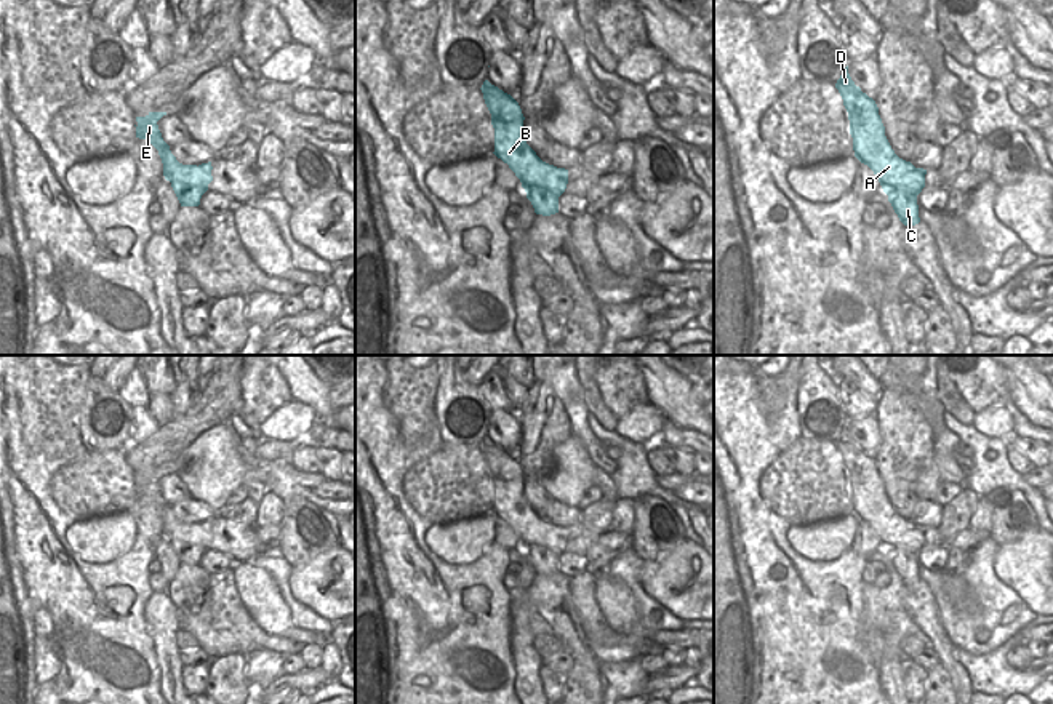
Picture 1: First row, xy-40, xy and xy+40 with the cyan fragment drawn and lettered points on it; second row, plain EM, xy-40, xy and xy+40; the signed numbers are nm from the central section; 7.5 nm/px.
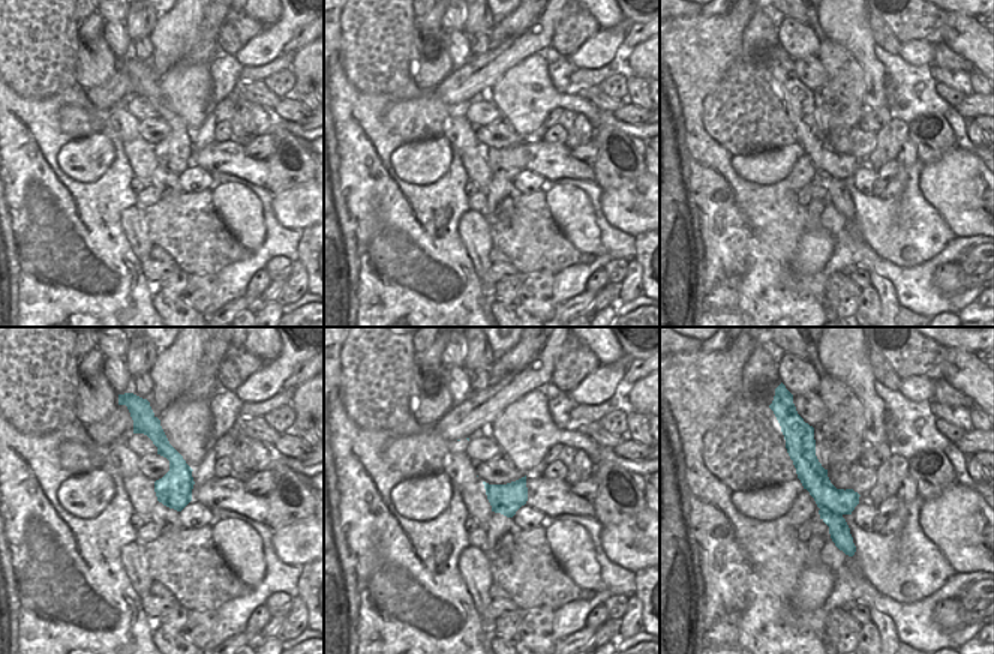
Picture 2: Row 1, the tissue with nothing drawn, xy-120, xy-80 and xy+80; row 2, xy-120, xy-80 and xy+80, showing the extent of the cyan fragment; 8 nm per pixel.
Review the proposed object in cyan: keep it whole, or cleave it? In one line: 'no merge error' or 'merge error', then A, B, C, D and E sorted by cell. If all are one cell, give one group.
merge error; groups A B D E / C

